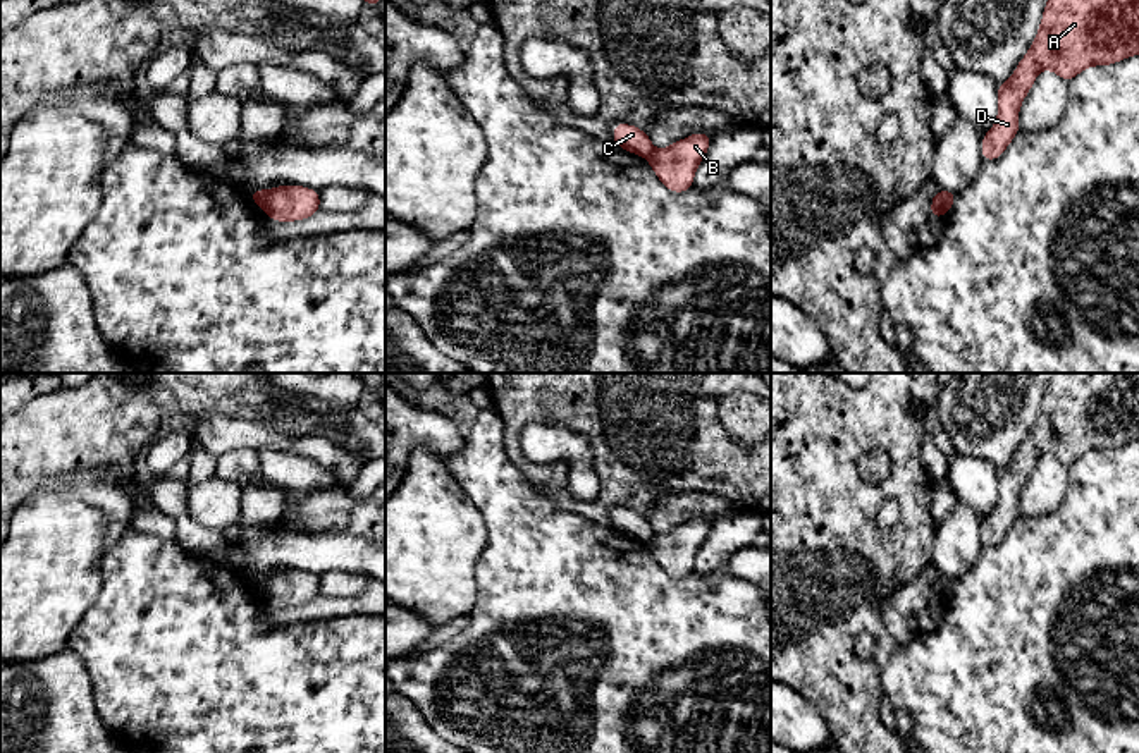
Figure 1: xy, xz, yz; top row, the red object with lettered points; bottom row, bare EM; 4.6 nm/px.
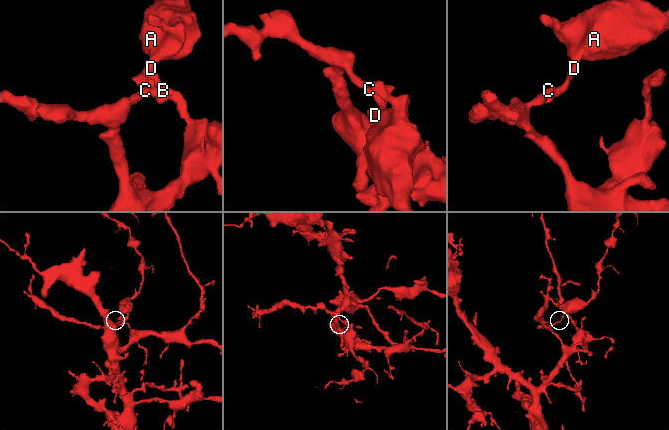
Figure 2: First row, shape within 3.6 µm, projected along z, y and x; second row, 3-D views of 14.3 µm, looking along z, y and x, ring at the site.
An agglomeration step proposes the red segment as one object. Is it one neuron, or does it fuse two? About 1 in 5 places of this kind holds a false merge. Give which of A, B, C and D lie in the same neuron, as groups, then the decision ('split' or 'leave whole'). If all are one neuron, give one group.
groups A B D / C; split

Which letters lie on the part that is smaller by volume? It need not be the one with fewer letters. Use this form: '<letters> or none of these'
A, B, D

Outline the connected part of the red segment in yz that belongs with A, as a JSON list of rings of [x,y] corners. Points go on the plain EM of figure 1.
[[[1053,373],[1029,437],[1010,466],[998,468],[998,505],[982,519],[982,545],[1000,543],[1020,517],[1019,493],[1043,454],[1070,468],[1087,452],[1117,449],[1130,440],[1139,440],[1139,373]]]

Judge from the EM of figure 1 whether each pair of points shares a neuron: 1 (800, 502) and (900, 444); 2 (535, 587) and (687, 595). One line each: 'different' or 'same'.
1: same
2: same

